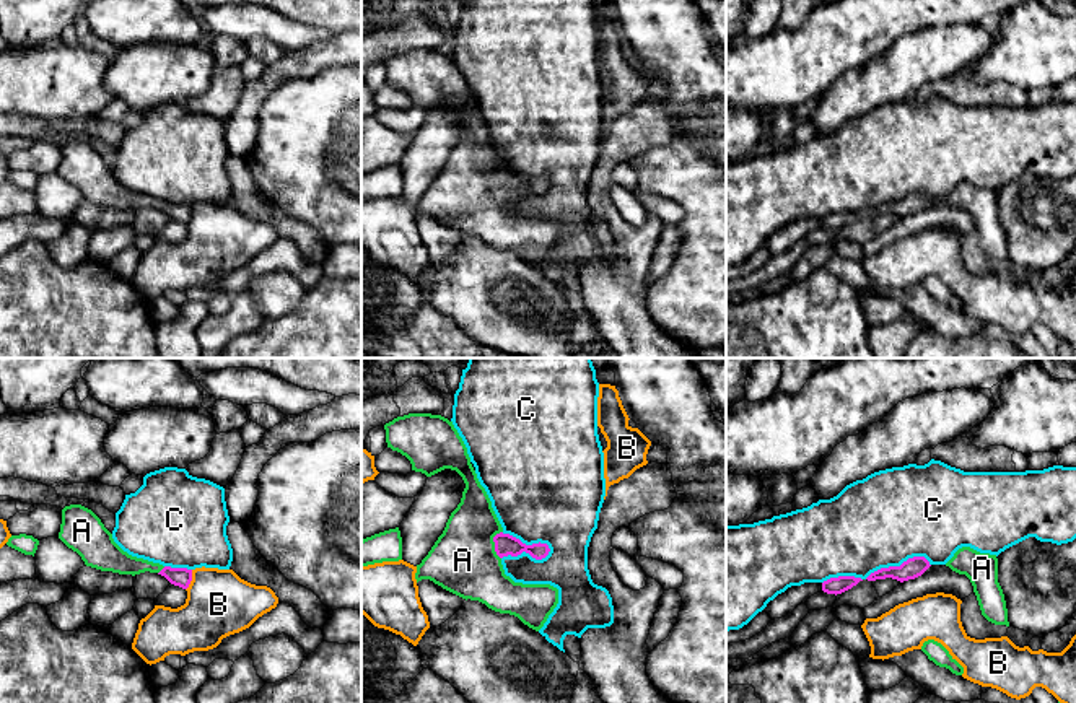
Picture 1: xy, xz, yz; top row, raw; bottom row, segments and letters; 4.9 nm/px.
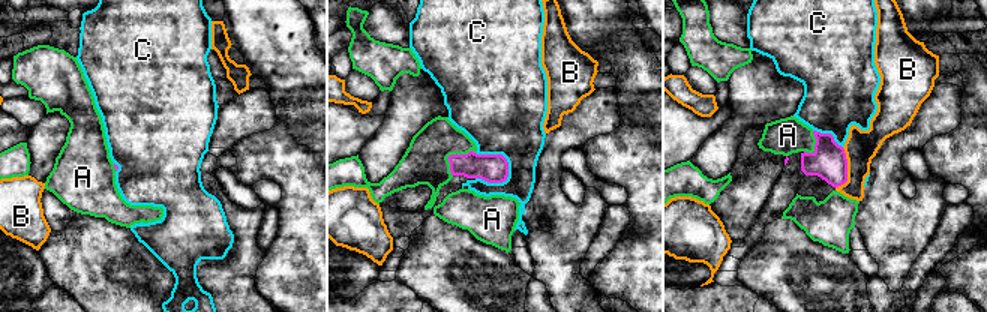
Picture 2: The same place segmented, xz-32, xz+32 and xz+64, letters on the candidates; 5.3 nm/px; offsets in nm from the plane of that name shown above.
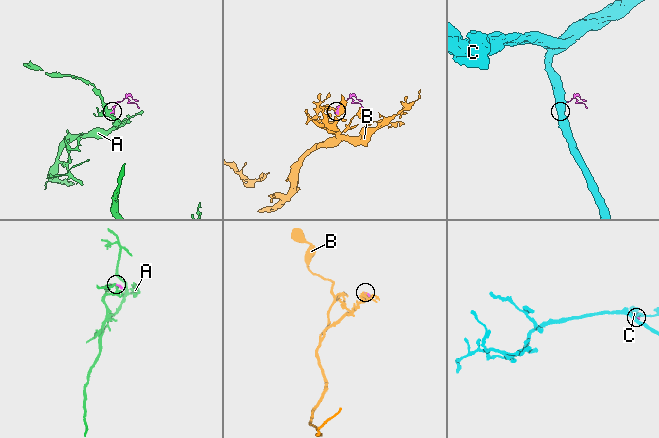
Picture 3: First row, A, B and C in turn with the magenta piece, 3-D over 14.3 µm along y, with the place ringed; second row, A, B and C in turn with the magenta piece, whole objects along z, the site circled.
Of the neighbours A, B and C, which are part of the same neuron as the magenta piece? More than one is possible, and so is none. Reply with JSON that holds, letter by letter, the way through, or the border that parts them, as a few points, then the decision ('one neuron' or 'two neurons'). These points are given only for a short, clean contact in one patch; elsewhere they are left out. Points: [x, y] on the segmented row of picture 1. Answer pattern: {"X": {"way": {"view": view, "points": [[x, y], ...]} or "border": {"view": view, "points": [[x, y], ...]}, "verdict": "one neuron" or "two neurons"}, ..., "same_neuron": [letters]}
{"A": {"way": {"view": "xz", "points": [[505, 544], [495, 544], [479, 544], [463, 560]]}, "verdict": "one neuron"}, "B": {"verdict": "two neurons"}, "C": {"verdict": "two neurons"}, "same_neuron": ["A"]}

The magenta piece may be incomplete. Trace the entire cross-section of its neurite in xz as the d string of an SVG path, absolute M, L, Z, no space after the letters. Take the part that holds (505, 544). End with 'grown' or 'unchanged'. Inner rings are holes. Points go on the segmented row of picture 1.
M409 413L386 423L384 430L387 448L405 456L412 470L431 477L451 469L466 483L443 534L417 565L417 583L430 579L466 600L479 600L495 612L514 615L539 631L558 604L558 589L514 583L505 574L501 558L526 552L542 560L550 552L549 545L526 545L503 532L453 421L441 415Z | grown

